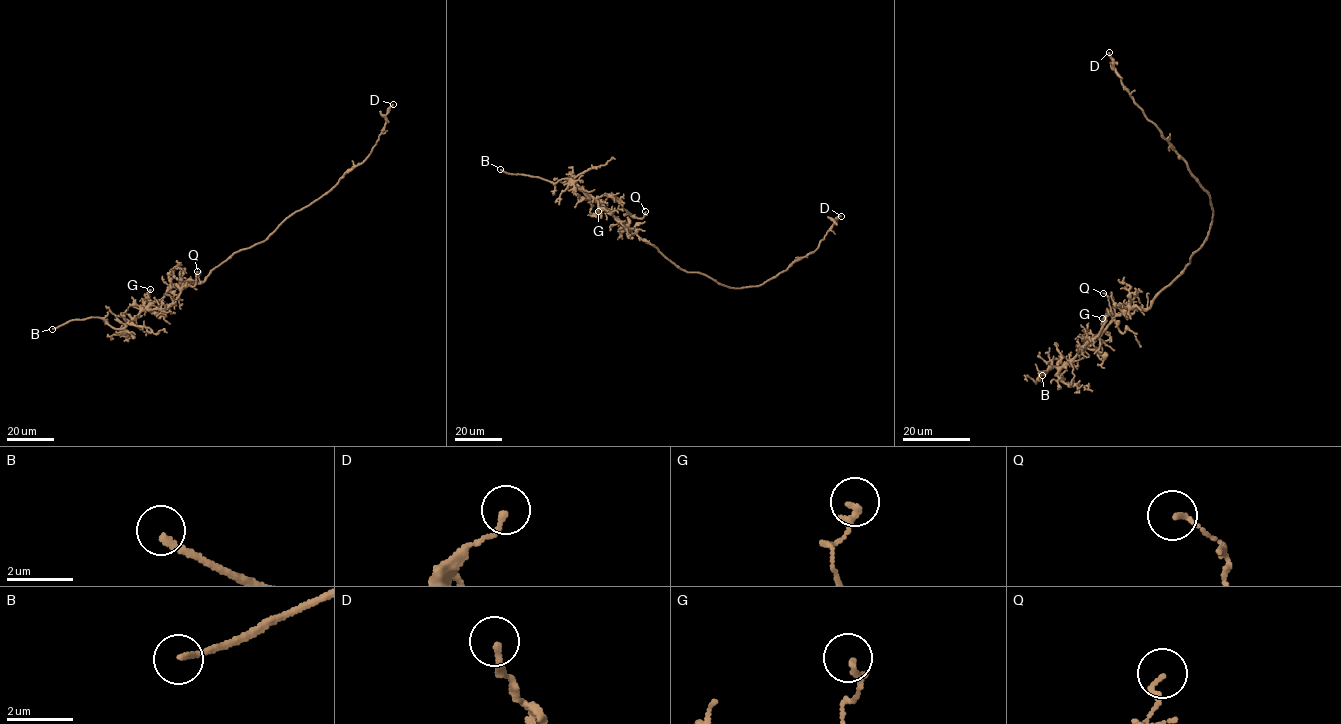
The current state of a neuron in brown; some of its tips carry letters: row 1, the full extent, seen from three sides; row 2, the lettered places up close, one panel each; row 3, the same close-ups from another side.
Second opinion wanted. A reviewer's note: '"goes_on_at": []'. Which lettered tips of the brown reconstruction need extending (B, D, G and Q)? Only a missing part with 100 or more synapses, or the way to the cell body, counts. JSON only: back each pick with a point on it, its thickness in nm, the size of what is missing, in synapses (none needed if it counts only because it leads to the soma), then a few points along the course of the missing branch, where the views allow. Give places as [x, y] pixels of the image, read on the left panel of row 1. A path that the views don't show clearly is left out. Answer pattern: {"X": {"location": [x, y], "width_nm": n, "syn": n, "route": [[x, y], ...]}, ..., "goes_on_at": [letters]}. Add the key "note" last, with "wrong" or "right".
{"B": {"location": [52, 329], "width_nm": 180}, "goes_on_at": ["B"], "note": "wrong"}

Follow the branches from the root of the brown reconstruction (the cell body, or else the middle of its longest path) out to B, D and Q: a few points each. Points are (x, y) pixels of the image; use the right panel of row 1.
B: (1187, 264), (1149, 307), (1128, 306), (1055, 375), (1062, 365), (1058, 359), (1049, 362), (1042, 375)
D: (1187, 264), (1209, 229), (1213, 213), (1209, 195), (1188, 170), (1186, 161), (1130, 95), (1109, 52)
Q: (1187, 264), (1149, 307), (1128, 306), (1079, 347), (1097, 335), (1104, 318), (1112, 314), (1109, 297), (1103, 293)

